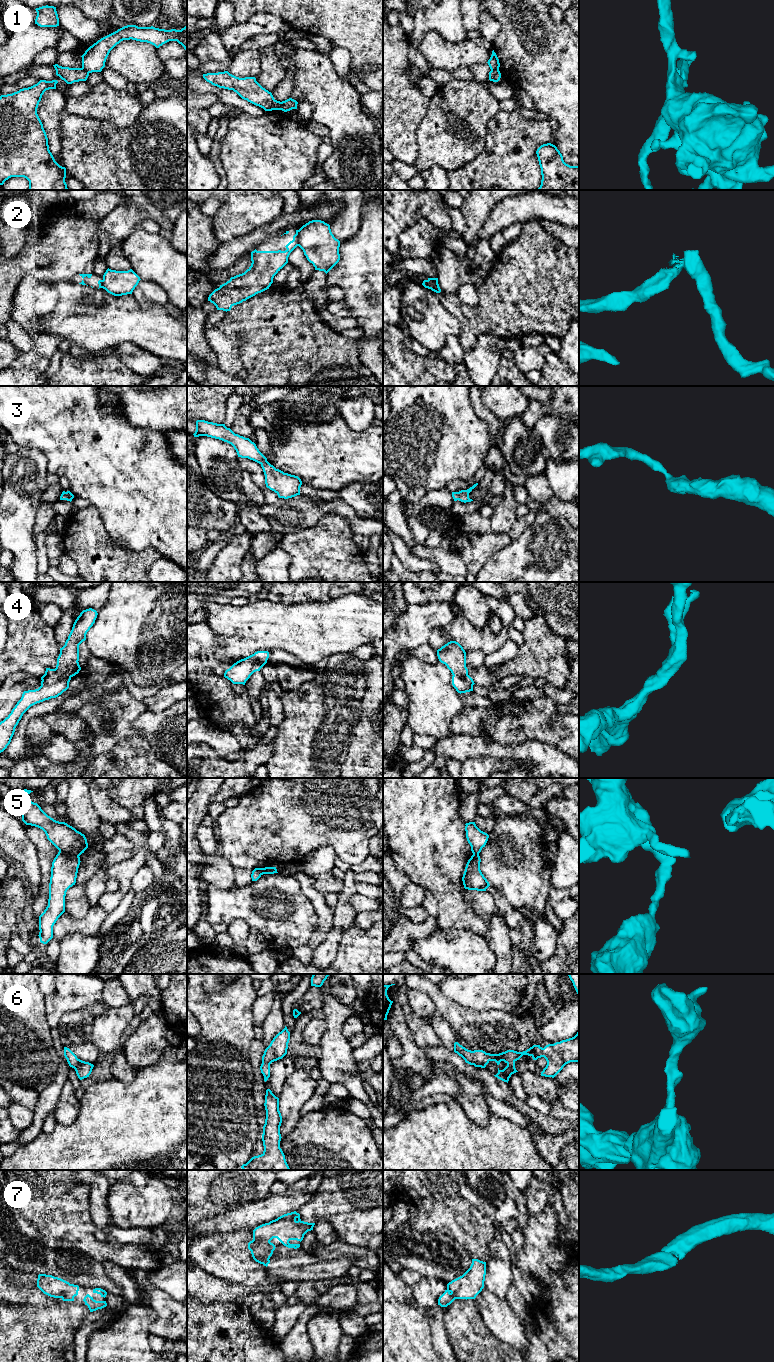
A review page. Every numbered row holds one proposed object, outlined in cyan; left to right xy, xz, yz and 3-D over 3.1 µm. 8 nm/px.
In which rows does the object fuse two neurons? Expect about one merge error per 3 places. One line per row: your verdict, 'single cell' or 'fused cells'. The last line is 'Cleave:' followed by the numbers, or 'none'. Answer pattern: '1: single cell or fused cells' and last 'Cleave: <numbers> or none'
1: fused cells
2: fused cells
3: single cell
4: single cell
5: fused cells
6: single cell
7: single cell
Cleave: 1, 2, 5

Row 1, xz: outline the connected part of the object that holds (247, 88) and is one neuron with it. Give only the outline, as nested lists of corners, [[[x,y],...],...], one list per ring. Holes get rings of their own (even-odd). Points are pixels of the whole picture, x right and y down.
[[[228,71],[203,74],[203,78],[214,86],[233,90],[242,99],[263,108],[265,111],[281,110],[281,102],[263,88],[255,77],[239,78]]]

